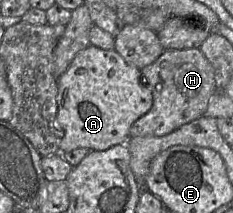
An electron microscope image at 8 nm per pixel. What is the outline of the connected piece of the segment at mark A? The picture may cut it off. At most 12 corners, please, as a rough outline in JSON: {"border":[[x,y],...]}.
{"border":[[89,45],[57,80],[59,148],[103,151],[152,107],[142,73]]}

